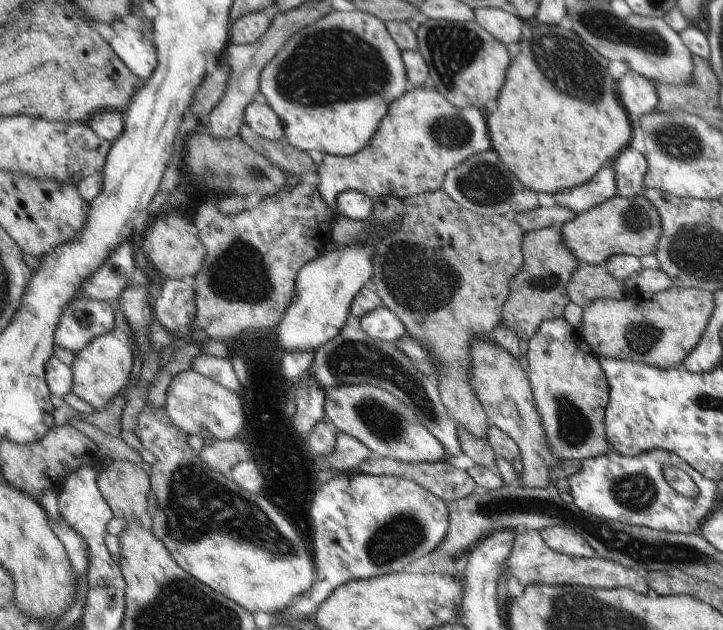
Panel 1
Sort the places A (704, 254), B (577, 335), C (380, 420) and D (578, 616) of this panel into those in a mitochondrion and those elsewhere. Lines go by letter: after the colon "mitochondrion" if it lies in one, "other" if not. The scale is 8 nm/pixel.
A: mitochondrion
B: other
C: mitochondrion
D: mitochondrion

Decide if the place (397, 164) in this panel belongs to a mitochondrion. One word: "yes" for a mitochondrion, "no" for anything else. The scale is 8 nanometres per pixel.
no

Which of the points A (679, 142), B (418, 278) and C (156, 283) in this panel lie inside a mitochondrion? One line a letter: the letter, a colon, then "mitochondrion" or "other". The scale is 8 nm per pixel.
A: mitochondrion
B: mitochondrion
C: other

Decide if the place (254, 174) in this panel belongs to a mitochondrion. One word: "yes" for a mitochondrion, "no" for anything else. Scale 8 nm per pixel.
yes

